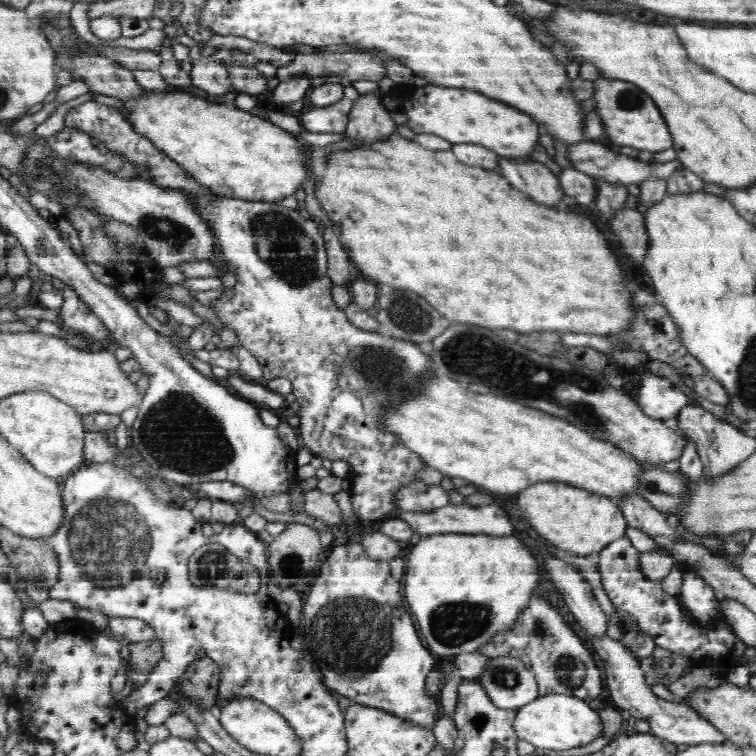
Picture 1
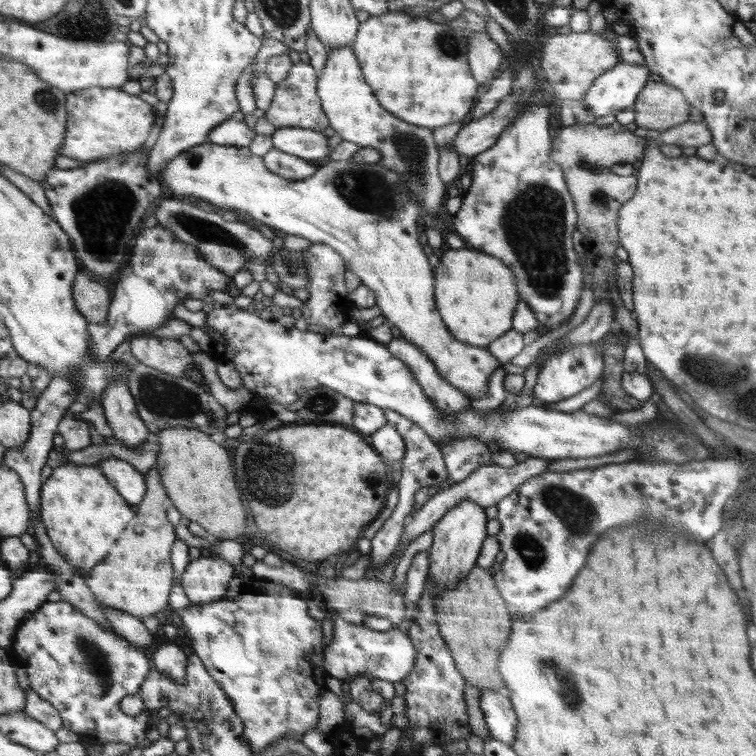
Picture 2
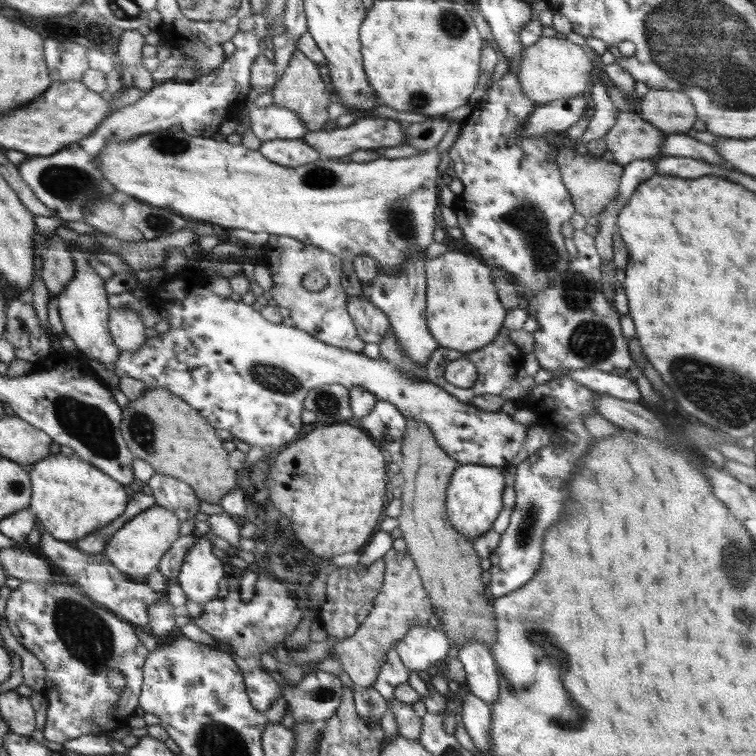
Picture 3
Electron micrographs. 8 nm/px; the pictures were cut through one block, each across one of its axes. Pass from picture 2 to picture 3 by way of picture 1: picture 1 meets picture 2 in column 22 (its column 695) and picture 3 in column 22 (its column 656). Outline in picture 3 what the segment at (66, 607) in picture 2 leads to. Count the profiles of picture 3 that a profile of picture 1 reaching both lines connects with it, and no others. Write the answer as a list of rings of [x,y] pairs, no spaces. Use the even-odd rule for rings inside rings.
[[[58,578],[56,584],[52,585],[35,585],[22,581],[18,589],[11,591],[6,615],[14,638],[32,652],[46,670],[43,690],[48,700],[48,714],[43,731],[46,743],[61,748],[63,742],[83,734],[106,736],[122,720],[134,714],[143,688],[142,666],[146,664],[149,656],[148,650],[142,646],[134,630],[128,628],[127,620],[120,620],[114,613],[106,612],[106,608],[98,608],[96,601],[90,600],[78,586],[66,584],[62,578]],[[110,670],[120,670],[126,679],[125,688],[120,693],[116,693],[108,683]]]

